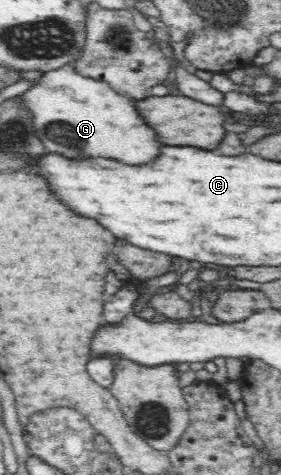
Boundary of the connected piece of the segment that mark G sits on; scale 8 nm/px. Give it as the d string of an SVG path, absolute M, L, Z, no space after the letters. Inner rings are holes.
M66 64L56 70L43 73L33 81L32 86L22 94L22 97L34 115L34 128L42 138L48 154L60 154L74 162L108 158L126 166L150 164L162 154L158 132L152 126L148 126L142 114L136 110L138 98L130 98L130 94L112 90L107 82L82 76L75 70L73 64Z

